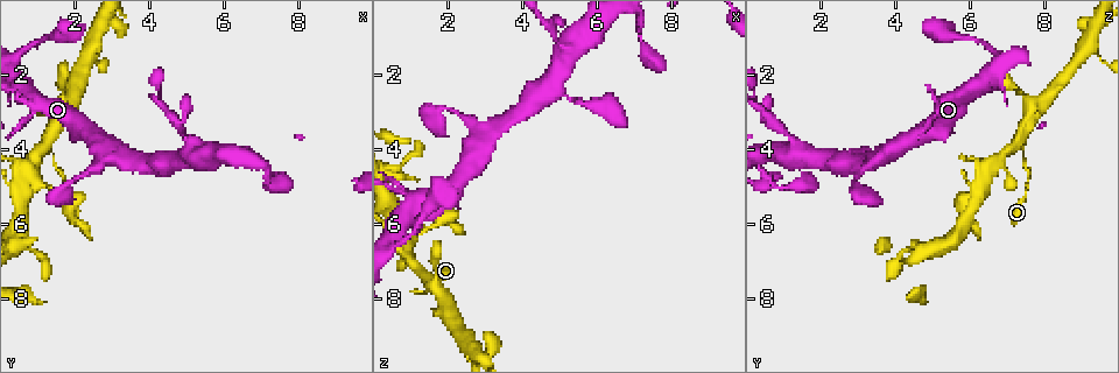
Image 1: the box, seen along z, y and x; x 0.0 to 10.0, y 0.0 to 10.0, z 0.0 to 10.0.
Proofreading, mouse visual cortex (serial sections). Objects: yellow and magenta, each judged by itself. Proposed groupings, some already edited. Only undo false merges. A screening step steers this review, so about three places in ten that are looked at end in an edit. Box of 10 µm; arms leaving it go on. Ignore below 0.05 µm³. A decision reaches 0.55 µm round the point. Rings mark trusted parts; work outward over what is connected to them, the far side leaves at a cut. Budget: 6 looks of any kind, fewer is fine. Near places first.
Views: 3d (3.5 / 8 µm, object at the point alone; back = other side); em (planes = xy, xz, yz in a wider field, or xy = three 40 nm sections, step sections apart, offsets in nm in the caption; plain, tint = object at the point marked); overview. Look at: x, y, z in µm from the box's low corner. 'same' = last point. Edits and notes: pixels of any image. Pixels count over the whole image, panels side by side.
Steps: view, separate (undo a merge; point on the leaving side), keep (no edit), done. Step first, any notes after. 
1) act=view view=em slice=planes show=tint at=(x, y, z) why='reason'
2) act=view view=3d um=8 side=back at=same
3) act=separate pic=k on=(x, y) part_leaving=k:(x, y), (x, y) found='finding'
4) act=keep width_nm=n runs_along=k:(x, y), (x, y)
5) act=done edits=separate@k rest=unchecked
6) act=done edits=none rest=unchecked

act=view view=3d um=3.5 at=(1.70, 4.95, 3.00) why='thick turns thin'

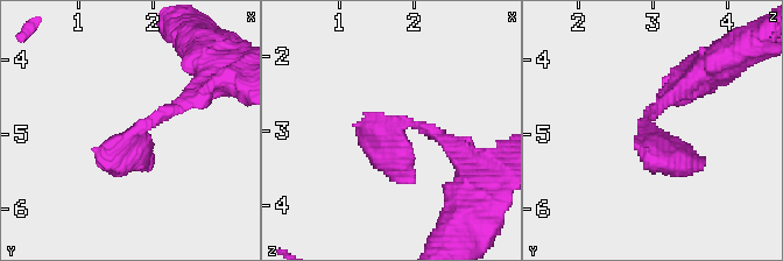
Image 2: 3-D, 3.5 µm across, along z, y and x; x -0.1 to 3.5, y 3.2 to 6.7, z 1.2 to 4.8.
act=view view=em slice=xy step=3 show=plain at=(1.75, 5.00, 3.05) why='now the EM'

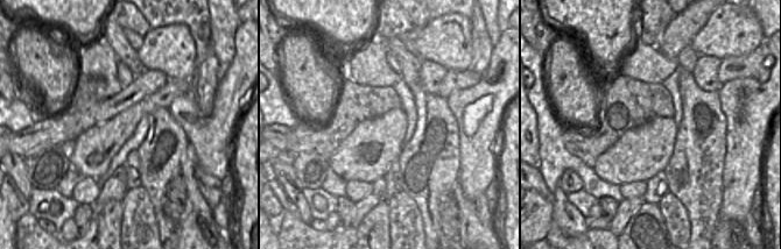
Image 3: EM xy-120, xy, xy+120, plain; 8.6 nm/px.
act=view view=em slice=xy step=3 show=tint at=same why='where the object lies'

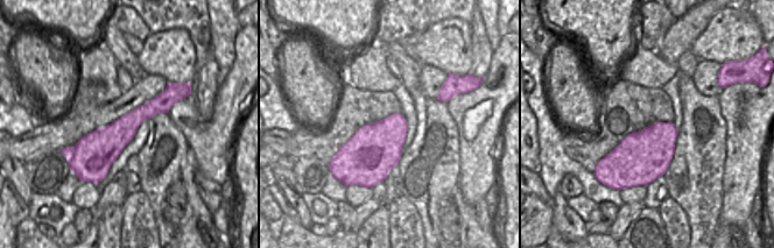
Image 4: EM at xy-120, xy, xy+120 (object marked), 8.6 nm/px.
act=keep found='one cell here'

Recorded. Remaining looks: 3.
act=view view=3d um=8 at=(5.20, 3.85, 1.30) why='arms part here'

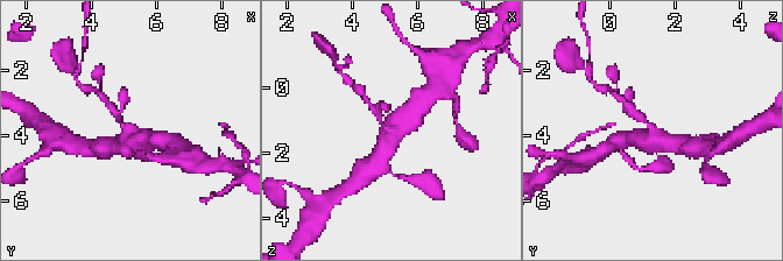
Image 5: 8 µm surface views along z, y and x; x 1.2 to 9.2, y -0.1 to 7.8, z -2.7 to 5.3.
act=view view=em slice=planes show=tint at=same arms=3 arm_widths_nm=150,500,500 why='shape alone is not enough'

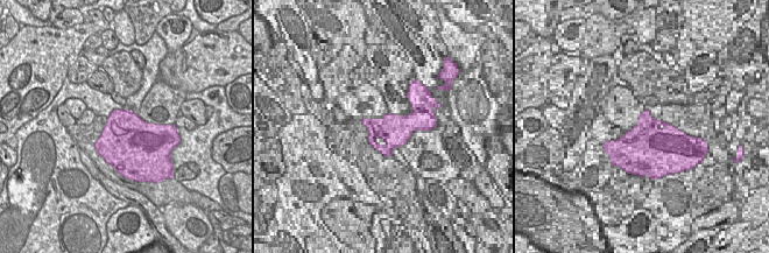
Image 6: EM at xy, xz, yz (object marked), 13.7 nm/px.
act=separate pic=5 on=(632, 107) width_nm=750 part_leaving=5:(644, 119), (629, 108), (616, 86) found='two cells meet here'

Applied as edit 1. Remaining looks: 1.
act=done edits=separate@5 rest=unchecked

